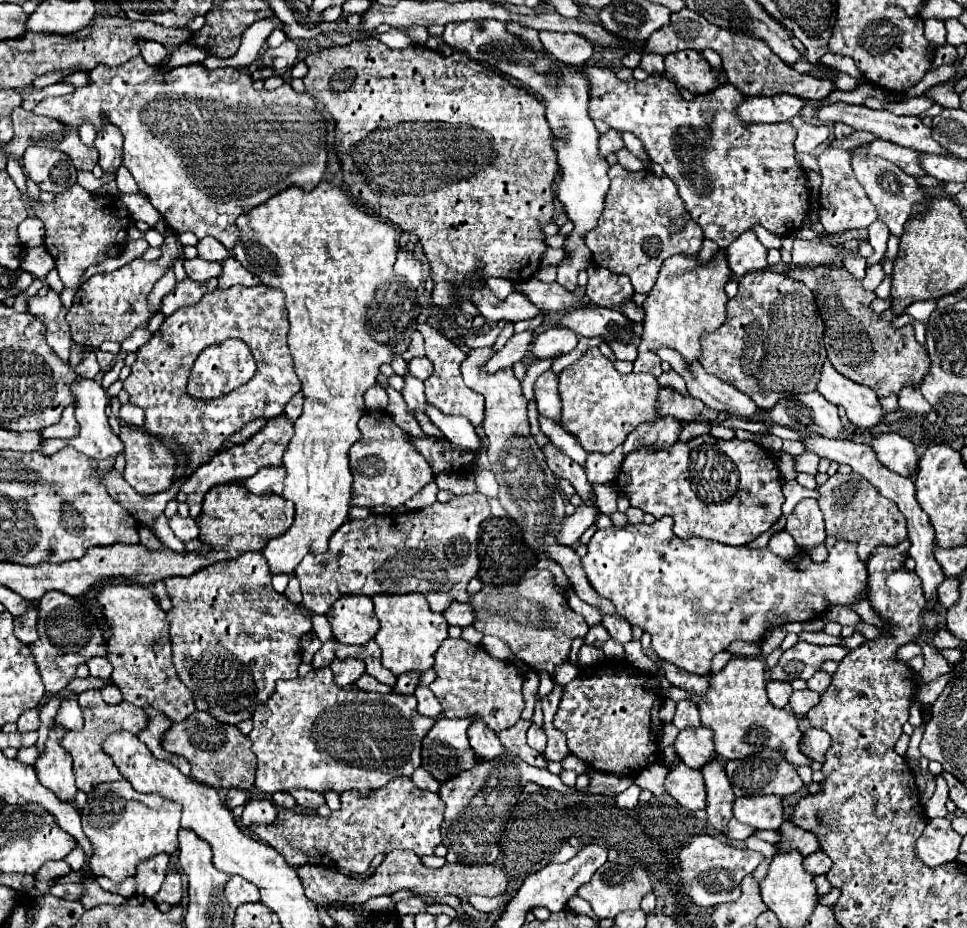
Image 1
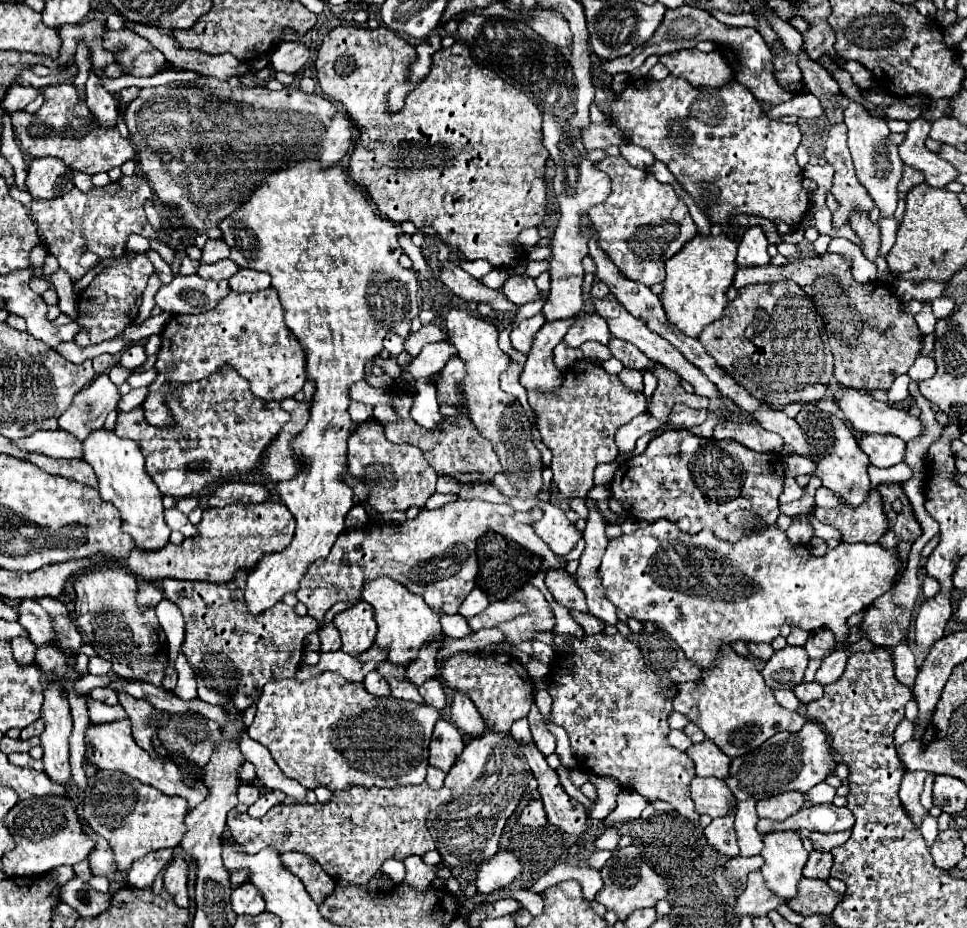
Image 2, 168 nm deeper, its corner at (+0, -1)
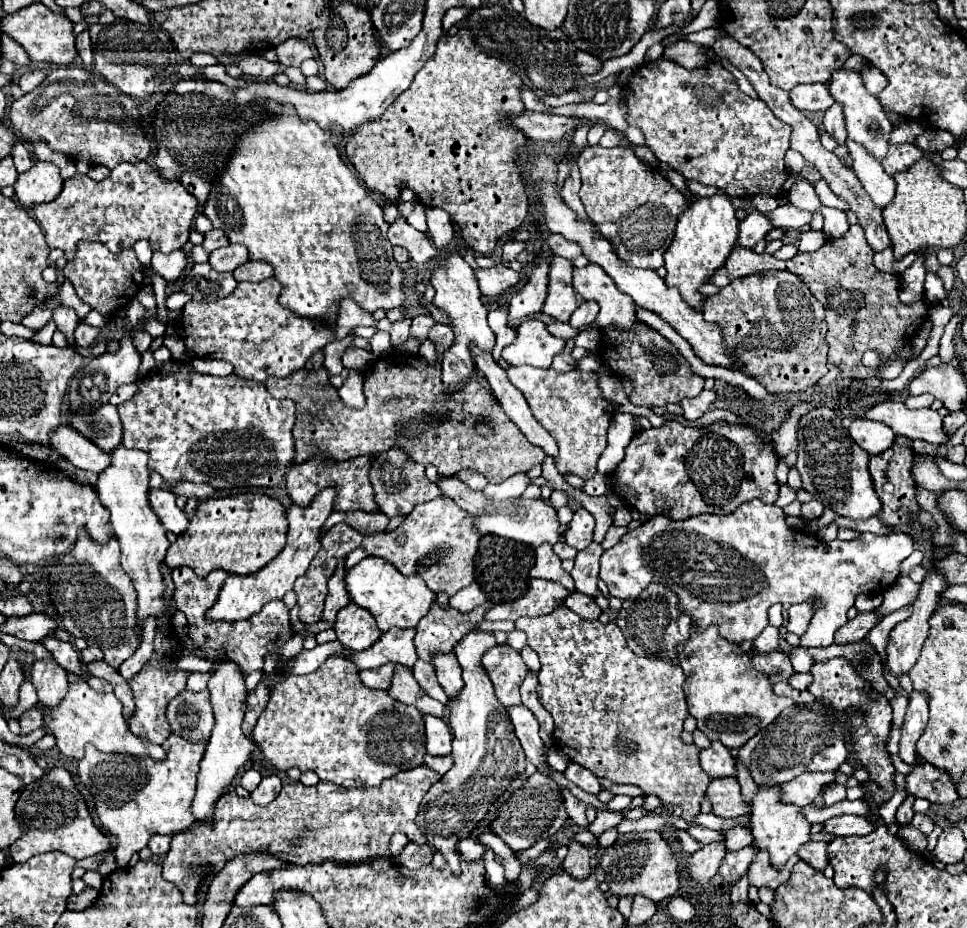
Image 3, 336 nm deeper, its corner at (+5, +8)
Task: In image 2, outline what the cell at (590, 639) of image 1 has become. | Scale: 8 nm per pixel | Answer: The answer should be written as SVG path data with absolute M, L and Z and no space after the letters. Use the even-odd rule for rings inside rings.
M571 611L571 615L585 629L585 635L597 635L597 633L603 633L603 629L605 629L605 623L601 623L601 619L597 619L593 615L585 615L579 611Z

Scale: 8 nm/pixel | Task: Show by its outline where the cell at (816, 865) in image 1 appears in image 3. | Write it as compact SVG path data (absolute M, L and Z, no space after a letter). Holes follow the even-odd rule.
M810 840L810 842L806 842L804 846L800 846L798 854L800 854L800 858L802 858L804 862L812 864L816 870L824 870L824 868L828 866L826 848L828 848L826 842L814 842L814 840Z

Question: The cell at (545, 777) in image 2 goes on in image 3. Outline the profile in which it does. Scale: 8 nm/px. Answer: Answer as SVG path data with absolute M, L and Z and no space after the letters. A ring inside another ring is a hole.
M570 840L568 844L568 856L562 862L562 868L566 874L572 874L572 878L588 878L592 868L590 868L590 852L584 844L578 844Z

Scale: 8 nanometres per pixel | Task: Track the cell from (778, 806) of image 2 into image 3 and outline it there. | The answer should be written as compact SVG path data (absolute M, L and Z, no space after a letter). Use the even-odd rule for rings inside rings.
M800 774L798 778L782 784L782 798L788 804L796 806L808 806L816 800L816 796L822 792L824 786L836 782L836 774Z

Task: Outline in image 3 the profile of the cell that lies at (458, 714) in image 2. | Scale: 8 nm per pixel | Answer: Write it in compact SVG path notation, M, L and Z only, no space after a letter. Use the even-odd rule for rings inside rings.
M452 652L448 654L434 654L432 656L432 664L436 668L436 678L438 678L438 684L444 688L444 692L452 698L456 696L464 682L462 682L462 670L460 670L460 664L456 662L456 656Z

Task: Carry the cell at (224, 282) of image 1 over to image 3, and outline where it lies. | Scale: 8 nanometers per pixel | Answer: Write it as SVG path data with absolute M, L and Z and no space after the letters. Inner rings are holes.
M250 260L248 264L238 266L238 268L234 270L234 278L236 278L238 282L242 282L242 280L262 282L262 280L266 280L268 276L272 276L272 266L268 266L268 262L254 262L254 260Z

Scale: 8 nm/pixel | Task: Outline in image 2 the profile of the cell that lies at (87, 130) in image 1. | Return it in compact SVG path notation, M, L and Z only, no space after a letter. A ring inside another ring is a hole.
M79 43L77 47L77 51L75 53L75 65L78 68L78 74L74 78L73 83L79 94L83 96L85 92L85 84L88 79L89 72L92 69L90 53L84 43Z

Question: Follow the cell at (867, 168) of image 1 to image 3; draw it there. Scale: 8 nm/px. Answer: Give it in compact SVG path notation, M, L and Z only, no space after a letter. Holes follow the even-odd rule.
M846 68L836 70L832 74L832 78L830 78L830 92L832 92L834 100L836 102L842 102L842 106L844 106L848 138L852 138L854 142L862 144L876 160L880 160L888 152L888 136L892 132L892 124L888 120L888 116L884 114L884 110L882 110L880 102L876 100L876 96L872 96L866 90L860 72L846 70Z

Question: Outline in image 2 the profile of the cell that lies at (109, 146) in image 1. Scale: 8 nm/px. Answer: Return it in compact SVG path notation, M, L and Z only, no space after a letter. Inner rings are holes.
M97 73L89 75L87 91L85 91L85 103L87 103L89 111L91 111L91 115L95 117L97 127L109 129L109 127L117 125L117 117L119 117L117 103L113 101L113 95L107 93L101 87L101 81L99 81Z

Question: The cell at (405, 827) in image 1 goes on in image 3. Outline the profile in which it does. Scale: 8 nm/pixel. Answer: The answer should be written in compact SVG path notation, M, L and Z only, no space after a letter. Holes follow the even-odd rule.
M422 764L416 770L398 772L378 788L346 790L328 780L320 780L316 786L286 782L280 796L266 806L256 806L250 798L240 798L230 790L218 798L212 822L172 836L162 878L182 890L186 904L196 904L196 894L208 866L210 876L216 876L228 860L240 854L264 852L288 864L320 864L330 858L342 864L360 864L366 860L372 862L374 858L388 858L388 842L394 832L404 832L412 842L426 844L426 836L414 818L420 800L440 778L440 774L434 774L434 770Z

